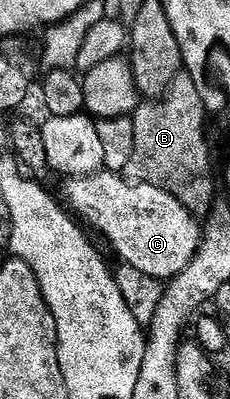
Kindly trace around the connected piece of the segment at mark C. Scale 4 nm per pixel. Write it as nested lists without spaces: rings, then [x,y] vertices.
[[[106,169],[98,171],[96,175],[71,177],[64,183],[67,184],[63,187],[62,202],[66,210],[76,220],[103,235],[104,241],[119,254],[120,264],[132,267],[149,278],[170,281],[176,279],[193,261],[199,248],[200,220],[188,213],[185,205],[181,205],[181,201],[177,201],[177,197],[173,197],[165,189],[148,183],[136,183],[122,174]]]

